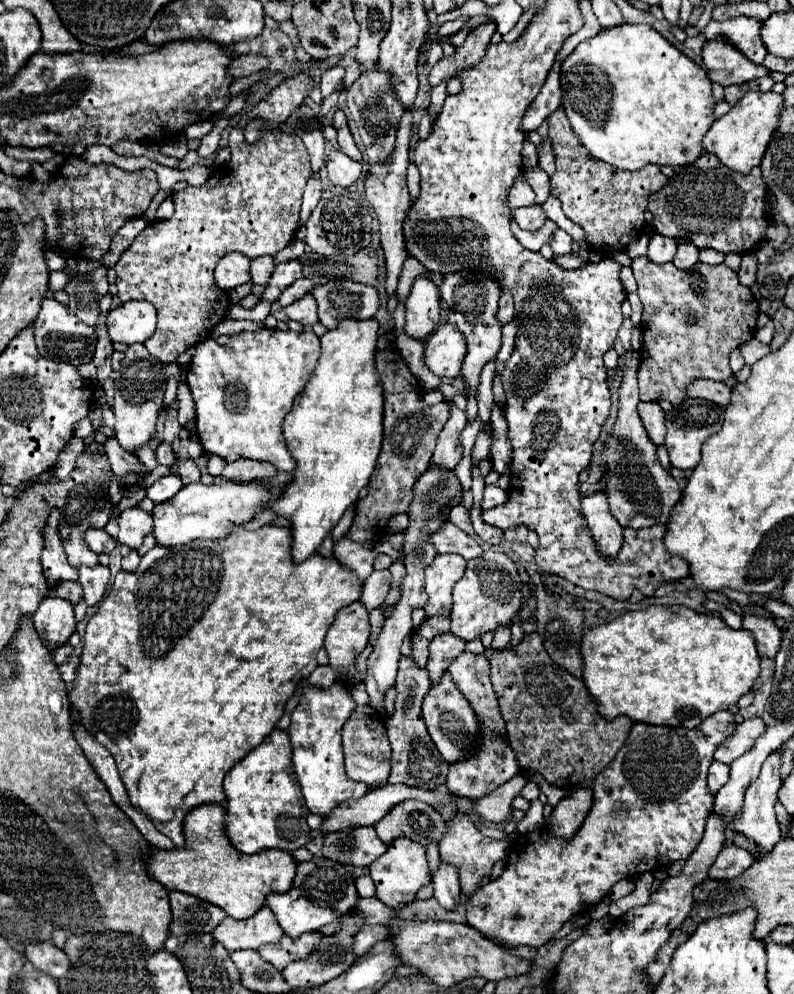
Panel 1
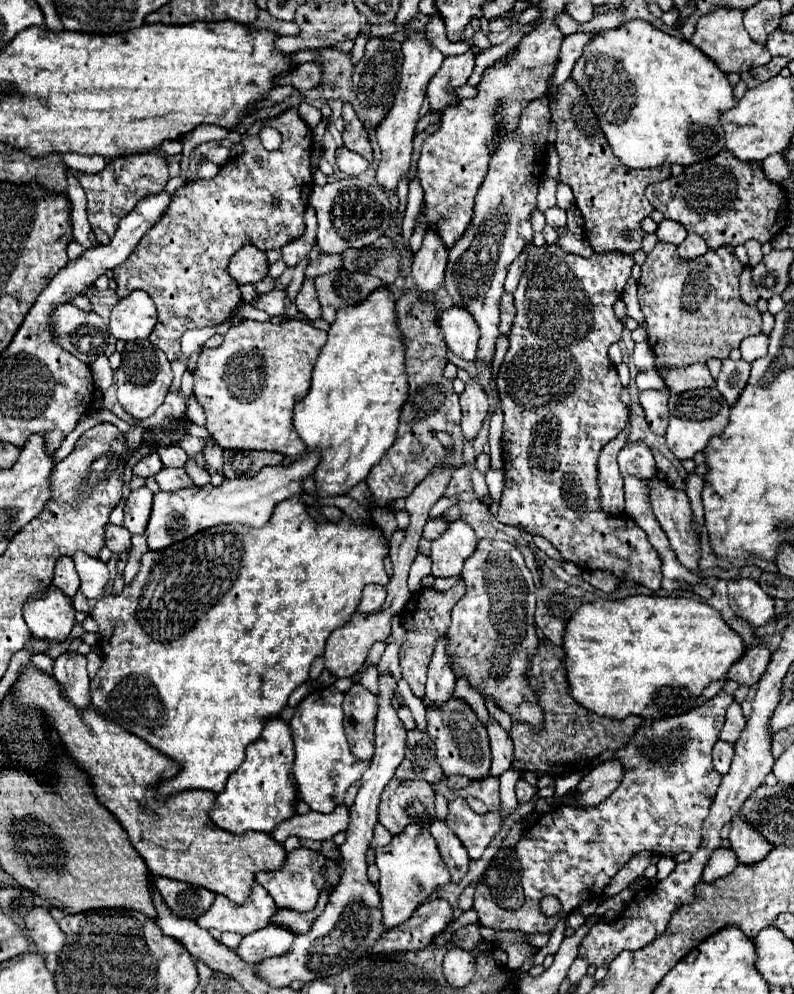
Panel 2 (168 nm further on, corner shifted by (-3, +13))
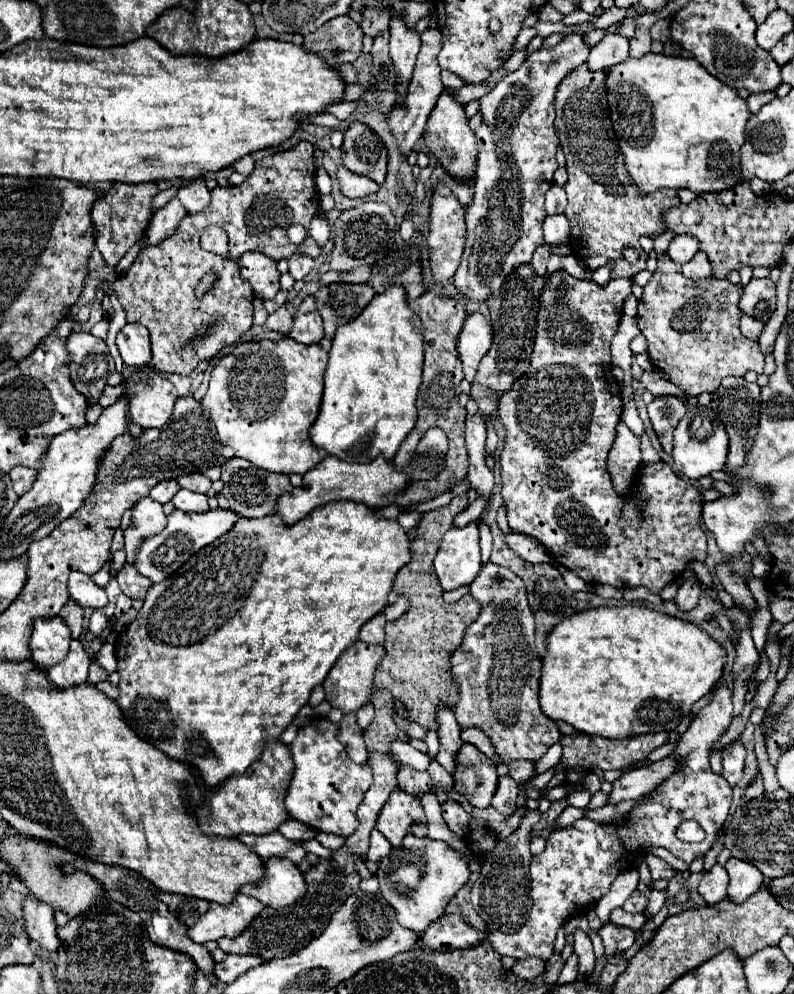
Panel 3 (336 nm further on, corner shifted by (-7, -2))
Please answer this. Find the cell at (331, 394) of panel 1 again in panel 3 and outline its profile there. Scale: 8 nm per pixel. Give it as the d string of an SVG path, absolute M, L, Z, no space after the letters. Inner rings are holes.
M389 287L385 293L375 295L357 319L339 327L333 339L333 347L329 351L329 365L325 371L325 389L319 417L309 429L309 437L315 447L325 449L329 455L335 455L349 463L355 459L373 459L377 455L383 455L387 461L395 457L399 445L411 433L417 421L415 399L421 385L423 367L421 331L421 319L407 305L403 287Z

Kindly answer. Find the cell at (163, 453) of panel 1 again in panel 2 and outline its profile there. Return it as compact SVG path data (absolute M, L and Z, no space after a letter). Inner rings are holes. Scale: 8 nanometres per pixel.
M169 446L169 448L159 448L157 454L161 456L161 462L165 466L173 466L173 468L183 468L185 462L189 460L189 456L185 454L183 448L179 446Z

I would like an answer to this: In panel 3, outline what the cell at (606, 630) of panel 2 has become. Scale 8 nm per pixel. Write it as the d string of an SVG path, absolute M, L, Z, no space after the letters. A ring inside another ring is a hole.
M637 605L585 609L563 619L563 623L555 625L547 637L539 703L549 719L561 719L577 731L607 739L673 731L679 727L683 717L691 715L693 703L707 695L721 679L725 663L725 647L691 621Z

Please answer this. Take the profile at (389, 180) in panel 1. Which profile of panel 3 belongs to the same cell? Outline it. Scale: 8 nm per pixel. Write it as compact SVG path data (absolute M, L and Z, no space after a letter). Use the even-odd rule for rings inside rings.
M427 29L423 35L421 35L421 51L417 55L417 63L415 63L415 71L413 71L413 77L409 81L409 89L407 89L407 95L405 95L405 101L397 107L393 107L393 111L389 113L389 119L387 119L387 125L403 153L403 157L407 157L417 139L423 135L425 131L425 123L429 119L429 113L431 109L435 107L439 95L443 93L443 83L441 83L441 67L437 63L437 55L441 51L441 31L439 29Z

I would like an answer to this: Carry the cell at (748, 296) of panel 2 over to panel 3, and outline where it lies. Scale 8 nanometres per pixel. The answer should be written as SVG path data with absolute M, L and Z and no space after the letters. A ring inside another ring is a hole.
M743 315L741 317L741 331L745 337L757 341L763 331L763 323L759 323L759 319L751 319L751 315Z

